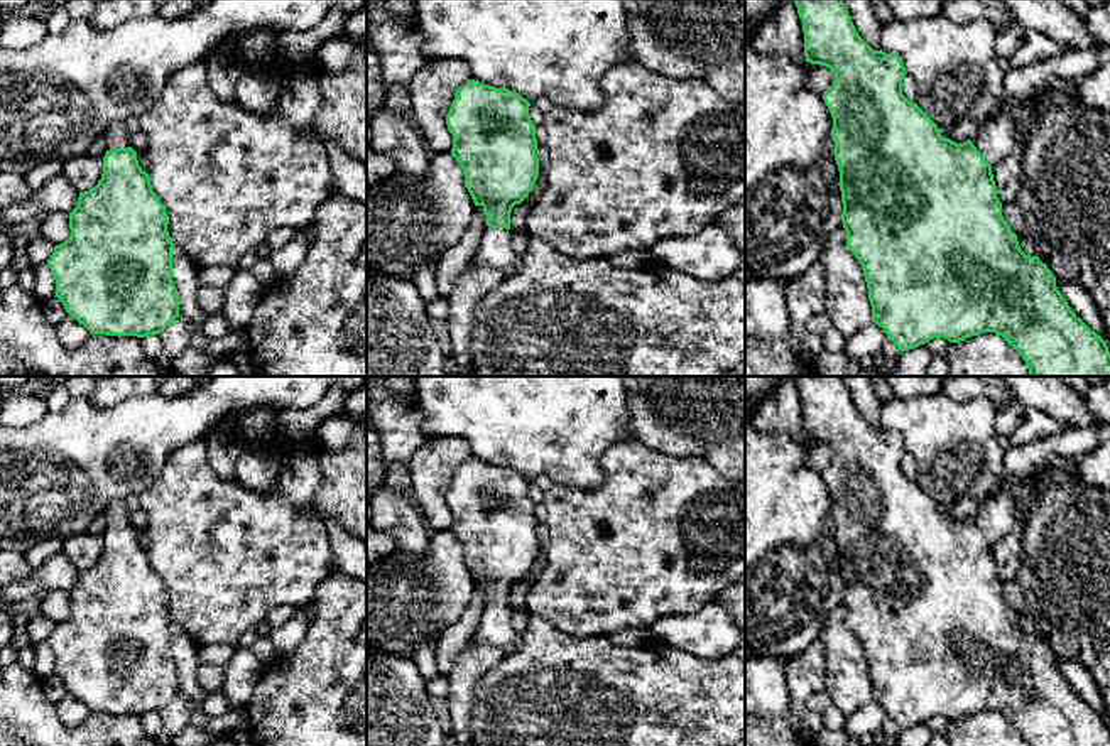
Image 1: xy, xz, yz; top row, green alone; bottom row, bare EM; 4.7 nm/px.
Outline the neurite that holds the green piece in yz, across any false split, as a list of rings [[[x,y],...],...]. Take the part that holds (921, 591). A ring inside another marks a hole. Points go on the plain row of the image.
[[[792,376],[804,410],[804,434],[806,441],[826,444],[835,459],[823,473],[828,484],[833,506],[831,516],[835,520],[835,538],[840,549],[840,569],[841,569],[841,601],[846,609],[846,624],[862,643],[868,678],[872,684],[872,700],[880,704],[899,729],[909,729],[934,716],[944,716],[949,721],[960,721],[966,716],[978,714],[982,711],[995,711],[1002,714],[1012,726],[1019,729],[1027,746],[1110,746],[1110,729],[1107,719],[1091,709],[1068,684],[1066,677],[1056,665],[1056,655],[1039,635],[1026,633],[1017,619],[1017,613],[1010,608],[1002,594],[1002,581],[997,576],[997,564],[992,552],[992,543],[1014,532],[1017,496],[1022,486],[1022,479],[1012,479],[1002,484],[997,493],[990,495],[975,511],[971,518],[956,522],[944,516],[938,503],[917,484],[902,473],[902,457],[907,452],[906,446],[897,432],[887,432],[882,427],[873,429],[857,410],[852,395],[843,381],[843,376]]]

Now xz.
[[[471,457],[458,466],[446,493],[451,533],[463,547],[475,584],[482,584],[487,594],[473,643],[515,643],[510,591],[529,574],[539,554],[529,484],[515,469]]]

